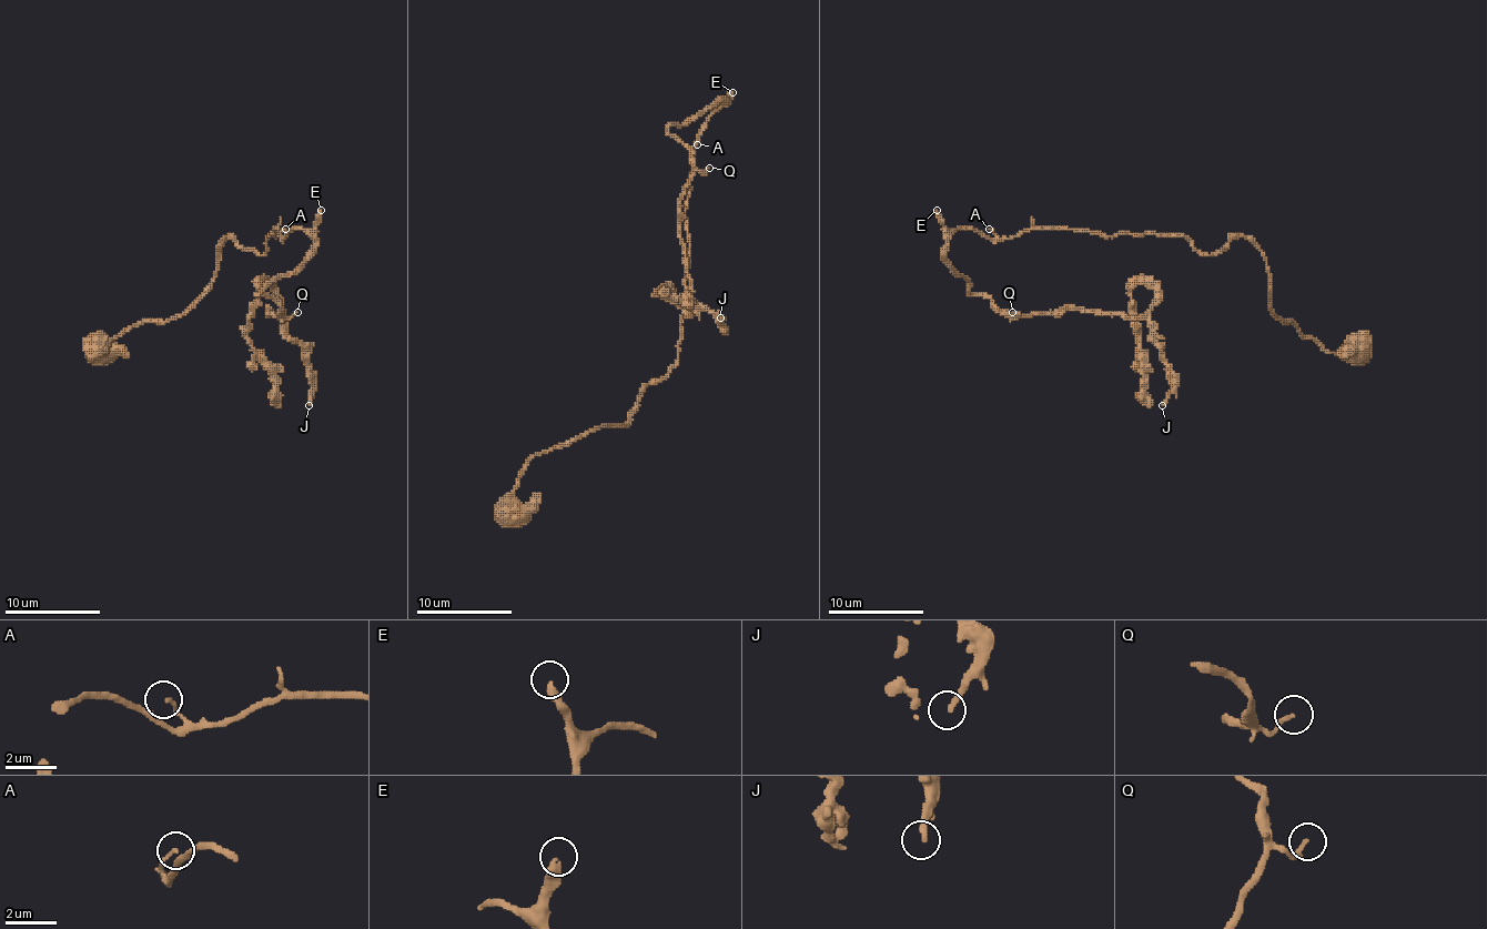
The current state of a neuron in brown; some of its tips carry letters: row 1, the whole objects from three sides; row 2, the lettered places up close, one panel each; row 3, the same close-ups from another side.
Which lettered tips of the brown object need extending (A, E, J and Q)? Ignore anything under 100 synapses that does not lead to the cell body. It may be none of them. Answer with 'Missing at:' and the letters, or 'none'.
Missing at: E

